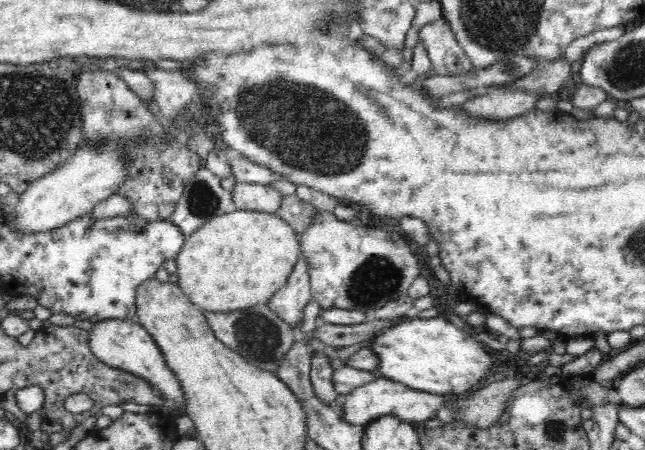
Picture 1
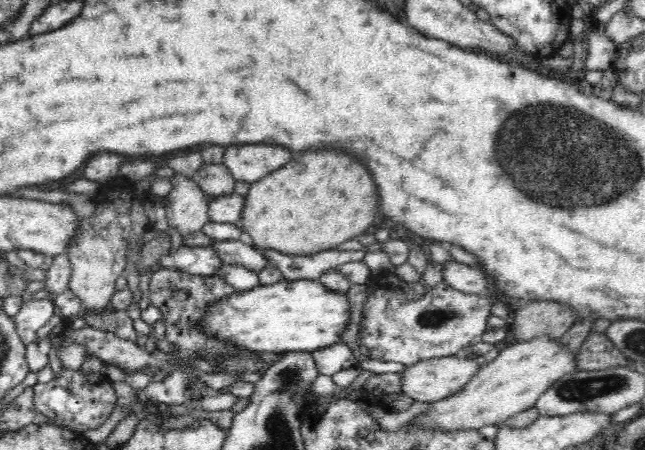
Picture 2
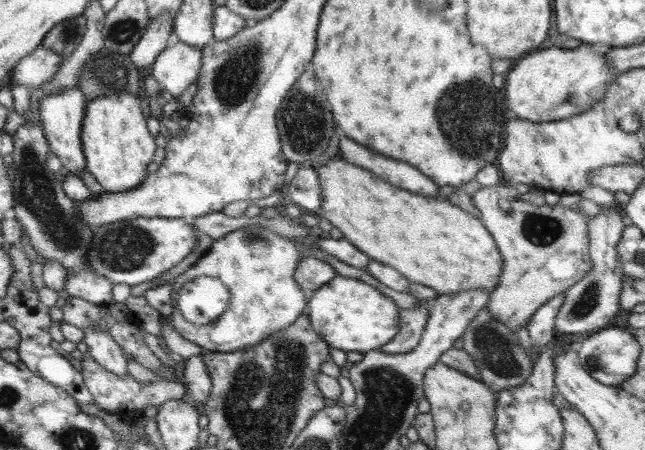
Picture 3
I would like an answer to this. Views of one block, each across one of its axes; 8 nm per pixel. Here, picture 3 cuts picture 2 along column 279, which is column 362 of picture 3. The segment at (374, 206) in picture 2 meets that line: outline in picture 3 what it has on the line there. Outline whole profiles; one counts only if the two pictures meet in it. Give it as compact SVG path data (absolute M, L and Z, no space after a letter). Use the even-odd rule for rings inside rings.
M339 153L316 170L322 189L322 204L315 214L328 219L334 228L342 232L344 239L370 259L394 268L409 281L432 288L438 295L458 294L460 290L486 290L491 293L498 286L504 268L502 255L488 229L472 213L462 210L447 198L425 197L387 183L362 168L344 162Z

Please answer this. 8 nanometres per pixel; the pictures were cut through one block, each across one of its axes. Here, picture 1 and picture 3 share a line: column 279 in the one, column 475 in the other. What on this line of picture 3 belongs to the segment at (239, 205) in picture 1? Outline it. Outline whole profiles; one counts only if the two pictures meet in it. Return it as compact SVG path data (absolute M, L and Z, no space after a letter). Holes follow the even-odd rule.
M501 183L482 186L471 195L474 208L480 212L480 220L496 241L504 261L500 282L489 293L486 309L494 319L514 330L526 326L542 304L566 292L592 270L588 249L590 217L559 202L553 206L532 205L519 195L515 186Z

